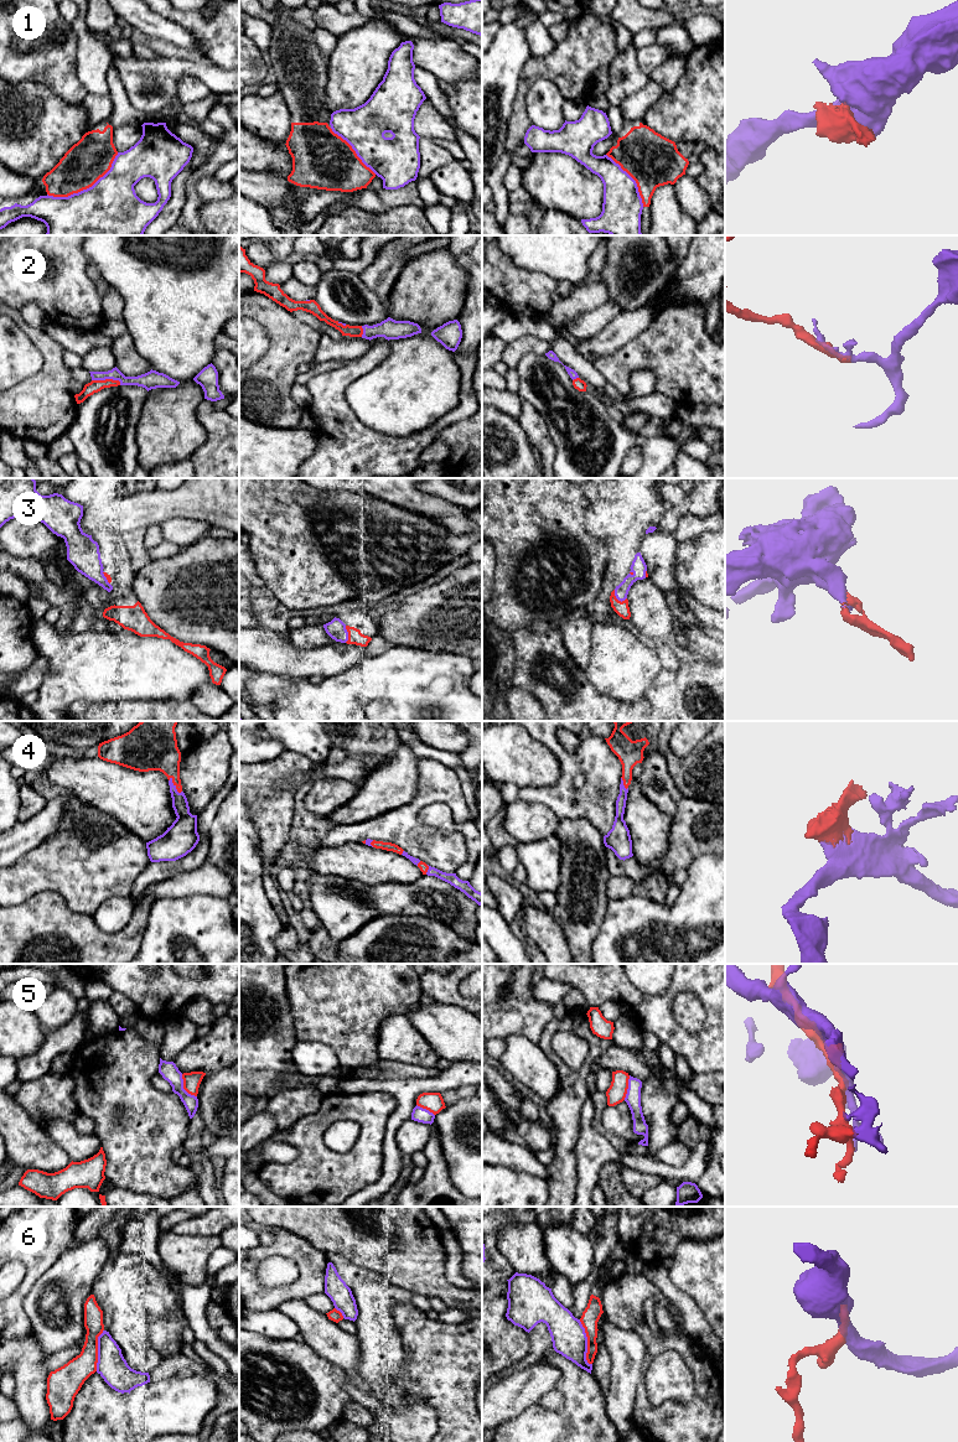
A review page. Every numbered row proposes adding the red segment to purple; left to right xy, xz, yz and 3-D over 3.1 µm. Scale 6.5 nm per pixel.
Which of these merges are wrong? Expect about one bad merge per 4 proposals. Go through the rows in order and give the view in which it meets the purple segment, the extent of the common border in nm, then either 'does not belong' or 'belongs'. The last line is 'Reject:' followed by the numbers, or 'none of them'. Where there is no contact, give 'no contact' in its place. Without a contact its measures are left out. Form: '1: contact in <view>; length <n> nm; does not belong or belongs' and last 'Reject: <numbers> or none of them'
1: contact in xy; length 550 nm; does not belong
2: contact in xy; length 190 nm; belongs
3: contact in yz; length 110 nm; belongs
4: contact in xy; length 130 nm; belongs
5: contact in xy; length 180 nm; does not belong
6: contact in yz; length 300 nm; does not belong
Reject: 1, 5, 6

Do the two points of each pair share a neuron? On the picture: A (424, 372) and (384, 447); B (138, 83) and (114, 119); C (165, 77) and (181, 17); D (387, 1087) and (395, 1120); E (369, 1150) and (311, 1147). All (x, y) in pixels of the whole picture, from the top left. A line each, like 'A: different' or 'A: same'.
A: different
B: different
C: different
D: same
E: same

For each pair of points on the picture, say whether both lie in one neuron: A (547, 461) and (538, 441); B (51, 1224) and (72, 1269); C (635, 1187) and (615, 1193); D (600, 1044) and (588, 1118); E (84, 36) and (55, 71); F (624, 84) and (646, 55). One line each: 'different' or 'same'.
A: same
B: different
C: different
D: different
E: different
F: different

